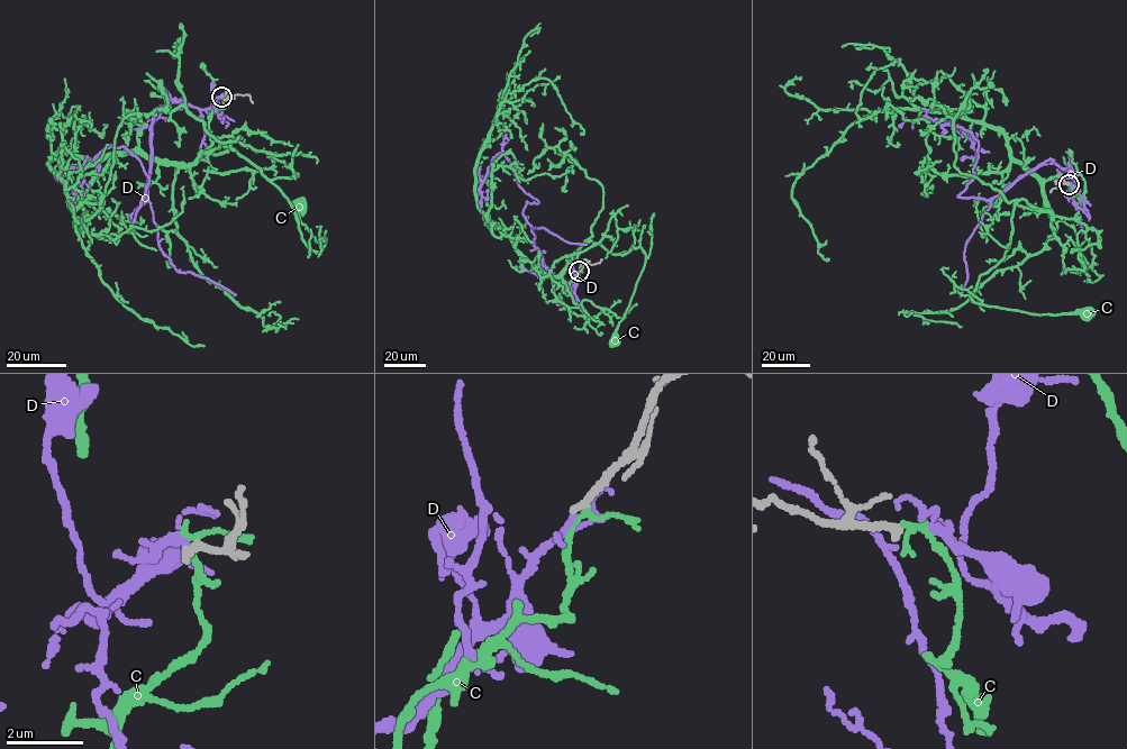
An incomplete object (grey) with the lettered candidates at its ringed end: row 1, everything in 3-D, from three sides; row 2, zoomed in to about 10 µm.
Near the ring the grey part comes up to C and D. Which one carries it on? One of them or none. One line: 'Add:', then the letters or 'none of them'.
Add: D

